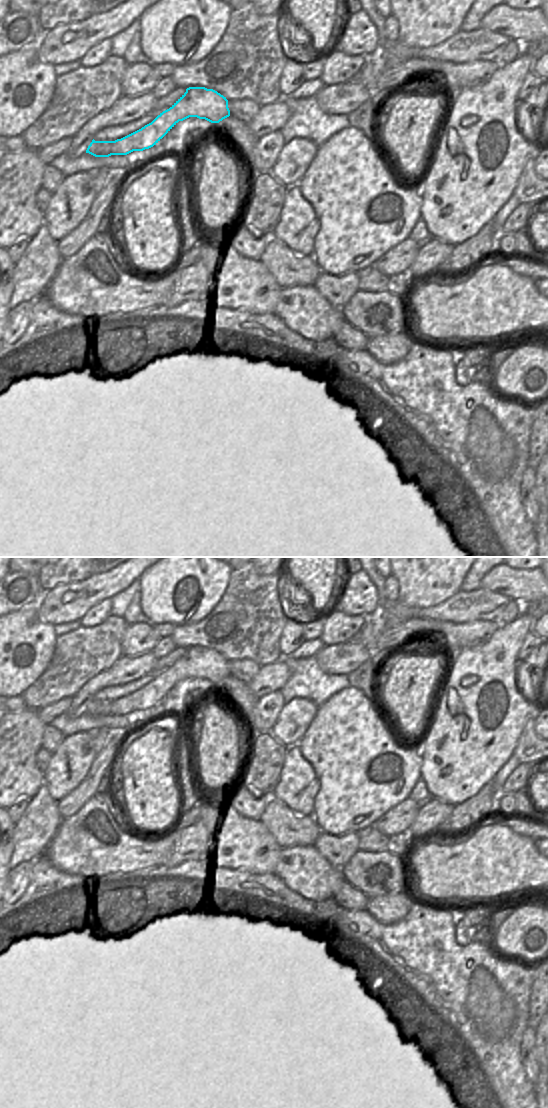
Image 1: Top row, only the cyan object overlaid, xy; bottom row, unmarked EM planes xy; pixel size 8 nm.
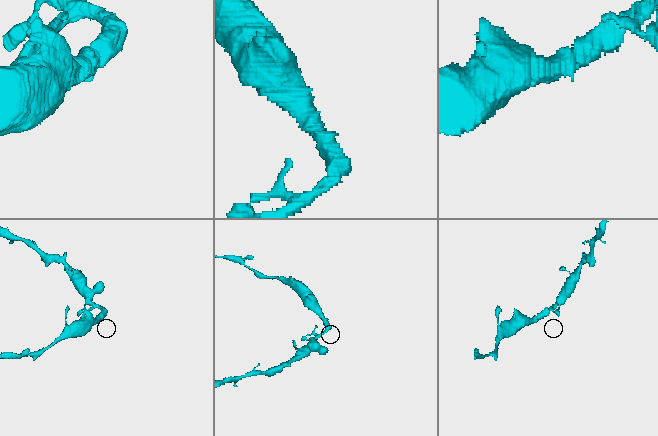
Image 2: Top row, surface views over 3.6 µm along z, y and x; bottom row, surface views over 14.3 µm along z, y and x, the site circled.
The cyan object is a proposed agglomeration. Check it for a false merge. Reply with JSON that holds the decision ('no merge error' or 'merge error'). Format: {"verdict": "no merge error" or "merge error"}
{"verdict": "no merge error"}

